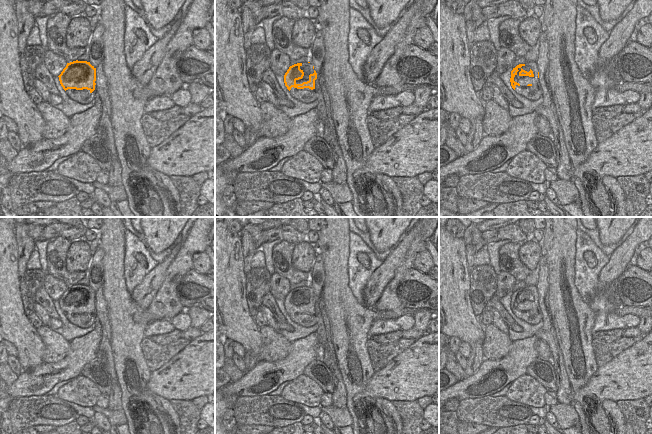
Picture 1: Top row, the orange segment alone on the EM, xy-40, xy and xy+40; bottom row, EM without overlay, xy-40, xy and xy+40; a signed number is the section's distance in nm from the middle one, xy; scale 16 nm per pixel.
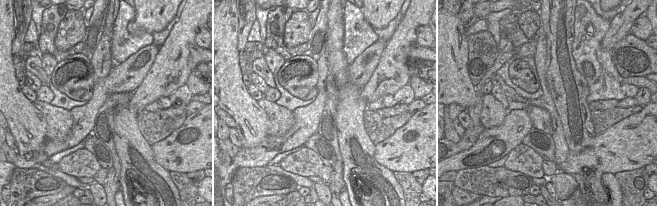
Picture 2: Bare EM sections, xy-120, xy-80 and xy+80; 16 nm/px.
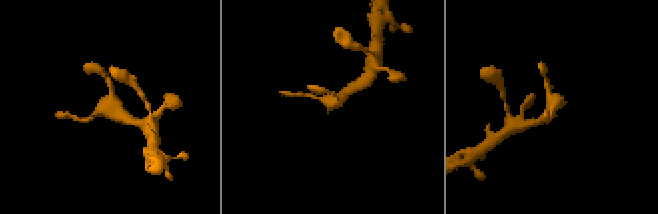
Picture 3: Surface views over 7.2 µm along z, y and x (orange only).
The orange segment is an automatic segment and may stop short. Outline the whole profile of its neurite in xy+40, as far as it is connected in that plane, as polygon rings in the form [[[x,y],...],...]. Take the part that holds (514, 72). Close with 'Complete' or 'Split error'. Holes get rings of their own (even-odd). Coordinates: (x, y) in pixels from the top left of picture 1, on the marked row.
[[[536,62],[519,64],[511,71],[511,86],[517,94],[536,101],[542,96]]]. Split error

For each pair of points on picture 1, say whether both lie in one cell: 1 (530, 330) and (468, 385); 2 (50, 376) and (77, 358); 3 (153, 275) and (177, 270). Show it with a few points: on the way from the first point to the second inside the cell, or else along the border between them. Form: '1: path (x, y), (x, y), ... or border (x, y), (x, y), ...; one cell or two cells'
1: border (534, 334), (512, 341); two cells
2: path (57, 373), (70, 365); one cell
3: border (178, 252), (168, 267), (165, 279), (156, 293); two cells

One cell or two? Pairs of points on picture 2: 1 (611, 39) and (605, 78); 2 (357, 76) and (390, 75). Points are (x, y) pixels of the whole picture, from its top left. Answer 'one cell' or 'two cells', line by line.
1: two cells
2: two cells

